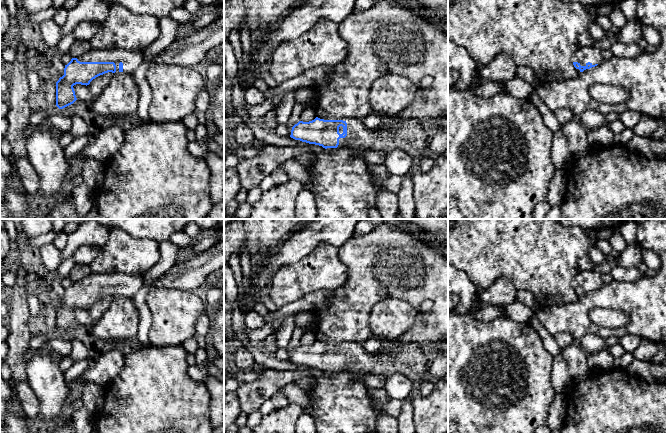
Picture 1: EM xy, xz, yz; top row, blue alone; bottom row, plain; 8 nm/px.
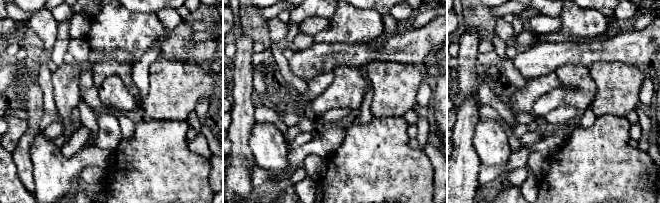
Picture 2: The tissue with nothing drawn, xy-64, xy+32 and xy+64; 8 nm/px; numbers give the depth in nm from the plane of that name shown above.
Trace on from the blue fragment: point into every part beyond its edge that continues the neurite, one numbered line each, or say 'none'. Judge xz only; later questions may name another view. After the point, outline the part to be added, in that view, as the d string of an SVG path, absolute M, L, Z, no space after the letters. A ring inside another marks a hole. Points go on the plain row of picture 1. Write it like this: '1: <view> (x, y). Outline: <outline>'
1: xz (409, 360). Outline: M357 342L342 343L347 347L347 360L339 363L338 371L361 375L374 374L389 378L394 374L406 376L414 388L424 379L432 356L424 353L415 343L390 345L380 353L367 353Z

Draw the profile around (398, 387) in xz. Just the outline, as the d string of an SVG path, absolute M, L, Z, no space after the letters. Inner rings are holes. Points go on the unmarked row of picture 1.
M401 374L389 377L384 387L390 399L401 401L411 398L414 389L413 383Z

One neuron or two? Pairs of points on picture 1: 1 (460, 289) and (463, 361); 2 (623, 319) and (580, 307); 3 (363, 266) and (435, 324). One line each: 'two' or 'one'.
1: two
2: two
3: one

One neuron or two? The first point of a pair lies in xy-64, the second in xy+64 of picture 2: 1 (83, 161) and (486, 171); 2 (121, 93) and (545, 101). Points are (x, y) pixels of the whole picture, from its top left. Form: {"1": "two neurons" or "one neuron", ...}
{"1": "two neurons", "2": "one neuron"}

